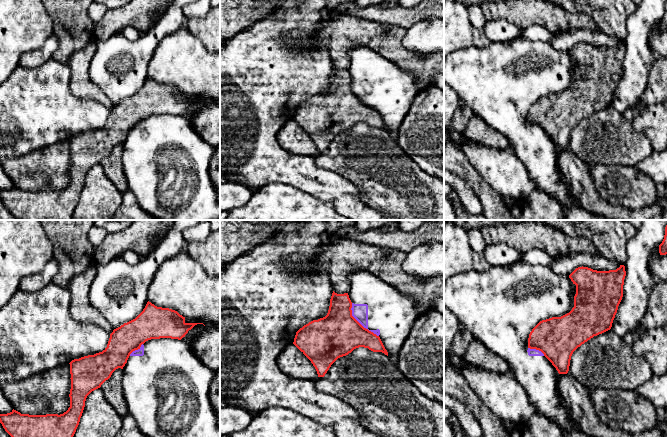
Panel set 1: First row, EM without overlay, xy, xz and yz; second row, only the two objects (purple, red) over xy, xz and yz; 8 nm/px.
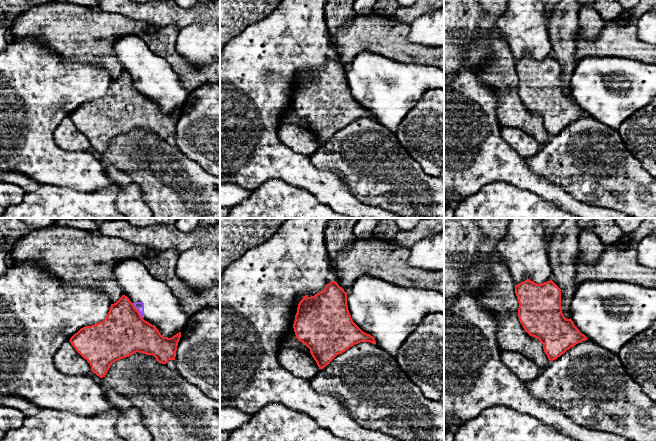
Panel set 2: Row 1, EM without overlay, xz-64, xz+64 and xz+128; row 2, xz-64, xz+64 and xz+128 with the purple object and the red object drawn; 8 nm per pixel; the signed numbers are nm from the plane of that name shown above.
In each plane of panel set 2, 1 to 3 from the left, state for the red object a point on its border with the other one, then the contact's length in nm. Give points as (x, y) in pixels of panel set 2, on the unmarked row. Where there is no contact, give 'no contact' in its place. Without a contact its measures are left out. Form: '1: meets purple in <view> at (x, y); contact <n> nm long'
1: meets purple in xz-64 at (138, 86); contact 150 nm long
2: no contact
3: no contact

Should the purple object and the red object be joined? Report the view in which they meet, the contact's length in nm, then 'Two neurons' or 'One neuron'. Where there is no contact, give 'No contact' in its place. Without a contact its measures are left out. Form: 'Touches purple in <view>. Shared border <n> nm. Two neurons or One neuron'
Touches purple in xz. Shared border 340 nm. Two neurons

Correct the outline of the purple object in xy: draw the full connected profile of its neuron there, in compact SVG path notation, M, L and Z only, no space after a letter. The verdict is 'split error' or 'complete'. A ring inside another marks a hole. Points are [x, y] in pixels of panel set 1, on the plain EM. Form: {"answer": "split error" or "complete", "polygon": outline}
{"answer": "split error", "polygon": "M160 114L146 117L138 126L130 130L127 139L123 143L121 161L130 191L136 197L140 207L150 216L158 220L220 220L220 203L209 176L209 164L212 157L216 154L215 151L216 149L212 145L208 144L197 134L188 120L178 115Z"}

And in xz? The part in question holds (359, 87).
{"answer": "split error", "polygon": "M365 46L350 49L348 56L352 92L380 113L388 132L396 138L414 98L421 91L416 86L415 75Z"}

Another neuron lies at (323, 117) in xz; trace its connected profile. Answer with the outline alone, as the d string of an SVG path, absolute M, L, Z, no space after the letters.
M333 67L328 89L300 104L293 120L311 137L318 153L324 153L331 141L359 123L388 132L379 112L364 104L352 92L348 69Z

